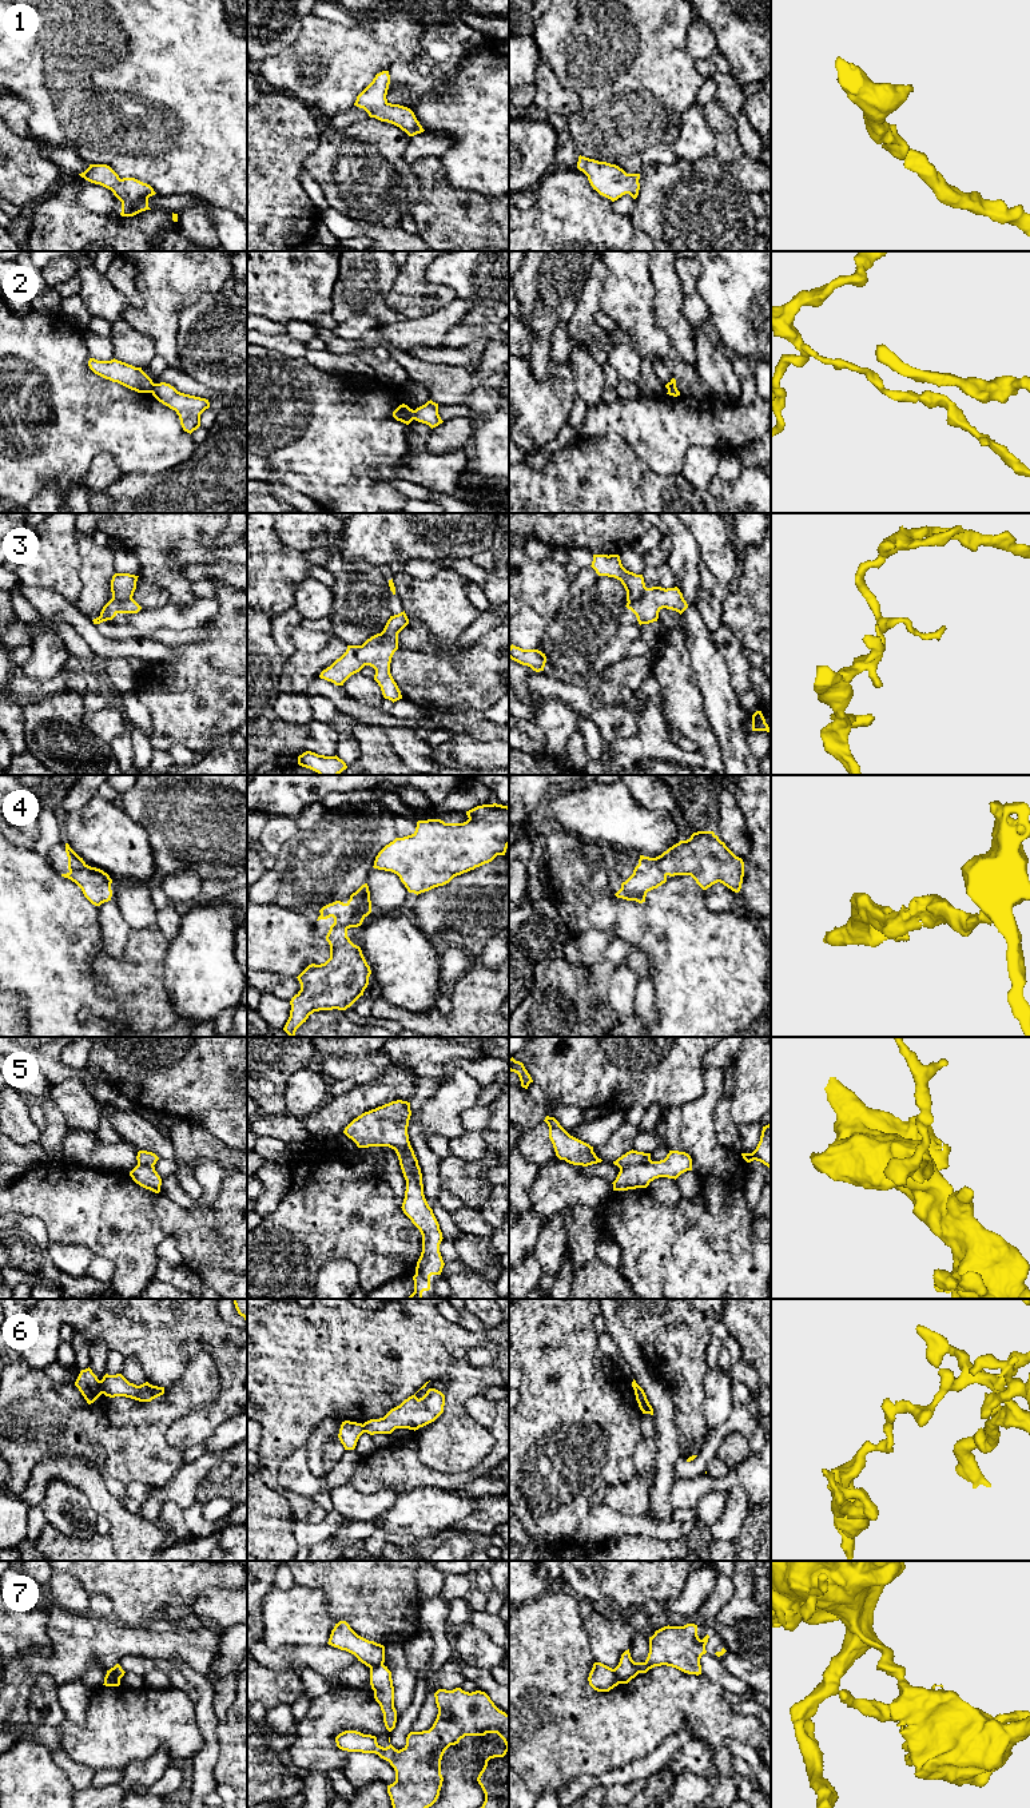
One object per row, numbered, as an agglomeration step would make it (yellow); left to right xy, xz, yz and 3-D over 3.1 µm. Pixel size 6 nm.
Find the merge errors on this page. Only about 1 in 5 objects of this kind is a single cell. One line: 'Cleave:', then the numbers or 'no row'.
Cleave: 2, 3, 5, 6, 7

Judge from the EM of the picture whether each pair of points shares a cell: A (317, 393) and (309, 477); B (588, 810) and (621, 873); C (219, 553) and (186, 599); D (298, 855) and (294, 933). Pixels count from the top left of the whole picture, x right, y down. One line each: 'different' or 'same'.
A: same
B: different
C: different
D: different

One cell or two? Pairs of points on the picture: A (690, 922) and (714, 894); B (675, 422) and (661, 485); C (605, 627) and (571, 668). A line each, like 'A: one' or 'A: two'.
A: two
B: two
C: one

